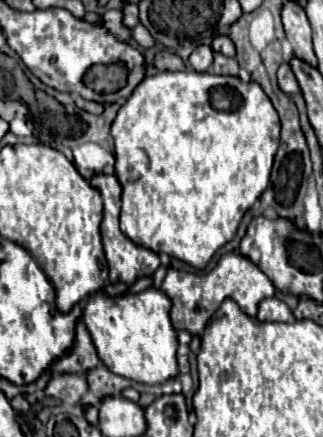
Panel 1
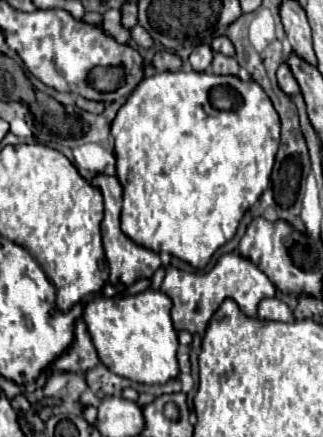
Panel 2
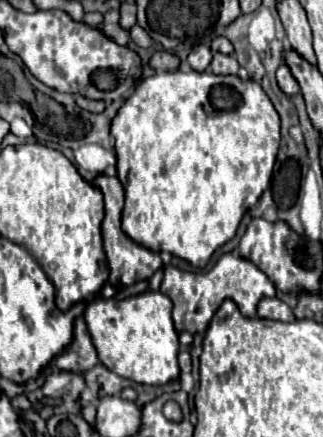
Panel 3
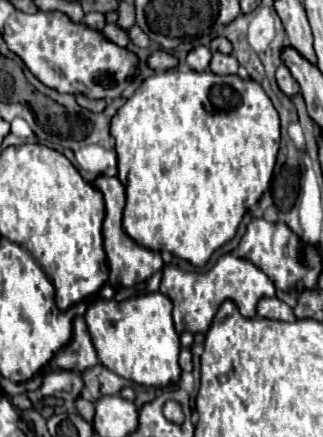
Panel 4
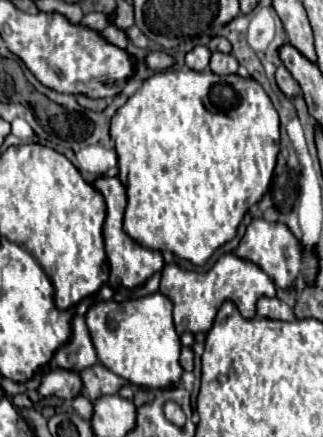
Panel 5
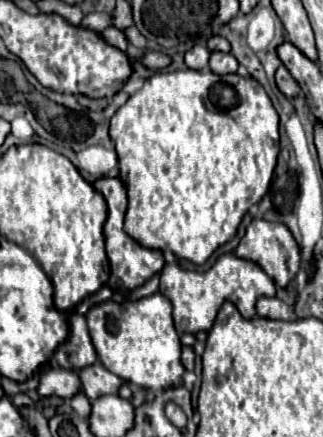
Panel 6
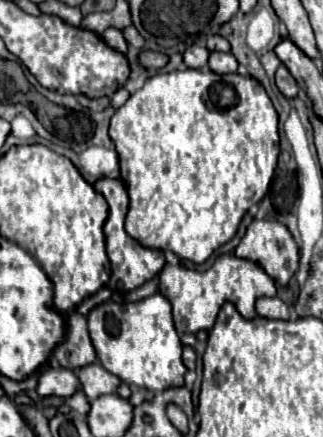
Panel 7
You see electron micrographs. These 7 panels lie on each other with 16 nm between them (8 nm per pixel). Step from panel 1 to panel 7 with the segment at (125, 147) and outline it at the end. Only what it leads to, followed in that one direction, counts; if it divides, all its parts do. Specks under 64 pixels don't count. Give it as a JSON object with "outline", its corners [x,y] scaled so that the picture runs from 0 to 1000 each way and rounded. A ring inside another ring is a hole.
{"outline":[[[570,160],[570,165],[502,165],[502,169],[477,169],[471,178],[458,178],[446,188],[446,197],[433,206],[421,206],[396,233],[384,243],[372,243],[347,275],[341,275],[341,316],[359,330],[359,348],[365,348],[365,366],[384,371],[378,375],[378,412],[384,426],[396,435],[396,453],[402,453],[402,471],[396,471],[396,490],[390,490],[390,508],[384,522],[396,531],[396,540],[409,540],[421,554],[433,554],[452,568],[483,568],[483,572],[533,572],[551,590],[576,590],[601,604],[625,604],[644,595],[644,586],[687,563],[693,554],[718,549],[743,503],[755,499],[755,490],[768,485],[768,476],[780,467],[799,467],[842,416],[848,389],[854,389],[854,362],[867,348],[861,334],[861,261],[842,243],[842,229],[830,224],[817,197],[774,178],[774,174],[743,174],[743,169],[663,169],[656,160]]]}

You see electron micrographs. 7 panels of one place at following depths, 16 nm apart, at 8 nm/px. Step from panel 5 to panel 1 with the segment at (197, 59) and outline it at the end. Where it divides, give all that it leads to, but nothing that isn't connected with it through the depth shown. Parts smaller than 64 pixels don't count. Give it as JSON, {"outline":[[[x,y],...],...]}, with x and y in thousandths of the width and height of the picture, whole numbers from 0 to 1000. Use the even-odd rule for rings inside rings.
{"outline":[[[613,105],[613,110],[594,119],[594,128],[588,128],[582,142],[588,142],[588,151],[594,151],[607,165],[638,165],[638,160],[650,156],[656,137],[663,137],[656,110],[650,110],[650,105]]]}

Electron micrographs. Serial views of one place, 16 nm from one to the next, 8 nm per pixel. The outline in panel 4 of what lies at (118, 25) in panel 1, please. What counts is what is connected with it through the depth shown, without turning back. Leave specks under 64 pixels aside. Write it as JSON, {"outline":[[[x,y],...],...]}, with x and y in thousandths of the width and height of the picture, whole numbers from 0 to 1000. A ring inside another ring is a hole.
{"outline":[[[359,23],[334,27],[334,32],[328,32],[328,59],[322,59],[316,78],[322,78],[334,92],[347,92],[353,101],[390,105],[390,87],[396,87],[396,73],[390,73],[390,69],[378,69],[378,64],[359,55],[359,46],[365,46],[365,27],[359,27]]]}

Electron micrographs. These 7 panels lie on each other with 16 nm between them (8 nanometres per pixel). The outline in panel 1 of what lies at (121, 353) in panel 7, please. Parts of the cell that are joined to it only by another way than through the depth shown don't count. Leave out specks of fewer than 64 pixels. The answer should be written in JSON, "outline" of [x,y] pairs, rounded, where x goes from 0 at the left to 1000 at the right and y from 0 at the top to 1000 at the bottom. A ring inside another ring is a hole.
{"outline":[[[452,659],[427,673],[384,673],[347,682],[297,668],[260,696],[260,741],[297,787],[322,838],[384,865],[440,879],[502,879],[551,856],[545,833],[545,755],[526,737],[526,686],[495,659]]]}

